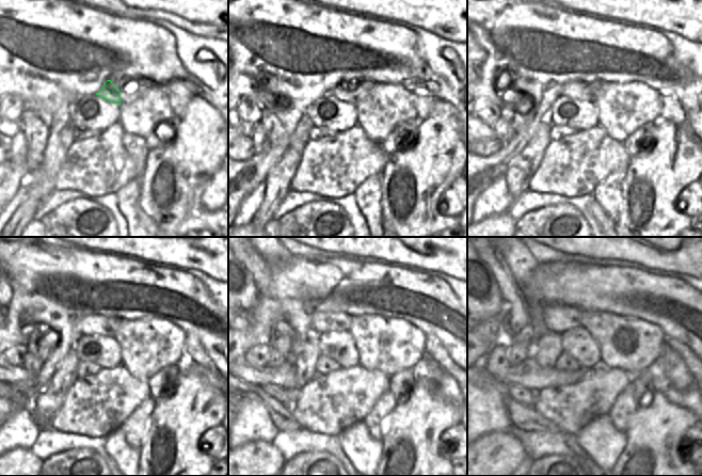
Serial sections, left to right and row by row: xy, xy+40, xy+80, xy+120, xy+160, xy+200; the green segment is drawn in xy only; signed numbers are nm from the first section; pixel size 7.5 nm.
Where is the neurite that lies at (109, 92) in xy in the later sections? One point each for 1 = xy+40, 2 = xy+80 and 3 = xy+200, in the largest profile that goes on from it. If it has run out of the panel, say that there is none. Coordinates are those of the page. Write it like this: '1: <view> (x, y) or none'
1: xy+40 (345, 91)
2: xy+80 (585, 91)
3: xy+200 (558, 318)

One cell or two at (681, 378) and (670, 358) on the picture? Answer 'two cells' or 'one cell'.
one cell

